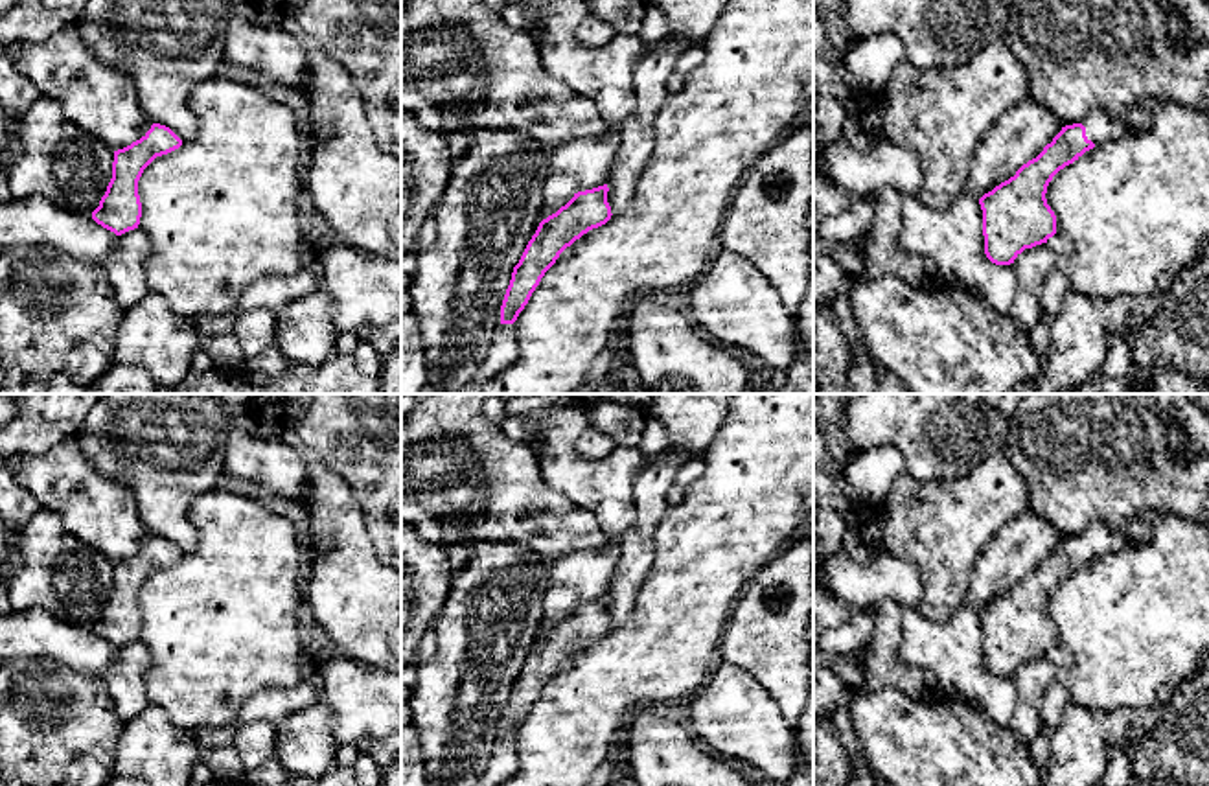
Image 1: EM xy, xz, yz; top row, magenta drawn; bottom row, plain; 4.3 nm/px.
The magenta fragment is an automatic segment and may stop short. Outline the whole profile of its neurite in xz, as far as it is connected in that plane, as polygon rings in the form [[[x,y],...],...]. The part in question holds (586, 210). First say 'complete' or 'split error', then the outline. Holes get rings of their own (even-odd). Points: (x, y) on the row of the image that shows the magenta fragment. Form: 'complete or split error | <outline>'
split error | [[[607,184],[578,191],[565,206],[539,223],[519,263],[513,267],[501,306],[501,324],[493,333],[484,363],[471,381],[473,385],[488,381],[517,361],[517,331],[513,322],[559,254],[583,234],[611,219],[607,191]]]

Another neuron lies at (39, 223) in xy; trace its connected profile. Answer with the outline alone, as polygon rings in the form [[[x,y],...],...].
[[[33,197],[0,202],[0,245],[50,249],[101,265],[114,252],[118,236],[98,225],[92,215]]]

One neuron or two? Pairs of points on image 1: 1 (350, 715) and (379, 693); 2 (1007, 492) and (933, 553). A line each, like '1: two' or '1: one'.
1: one
2: one

